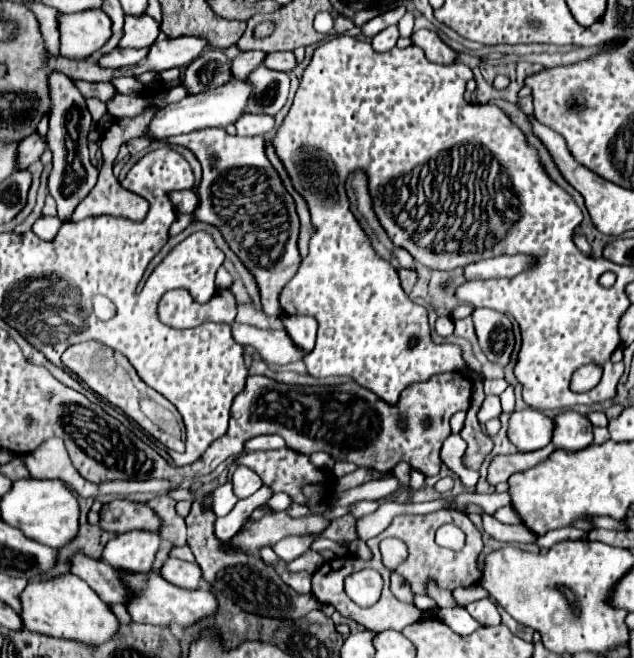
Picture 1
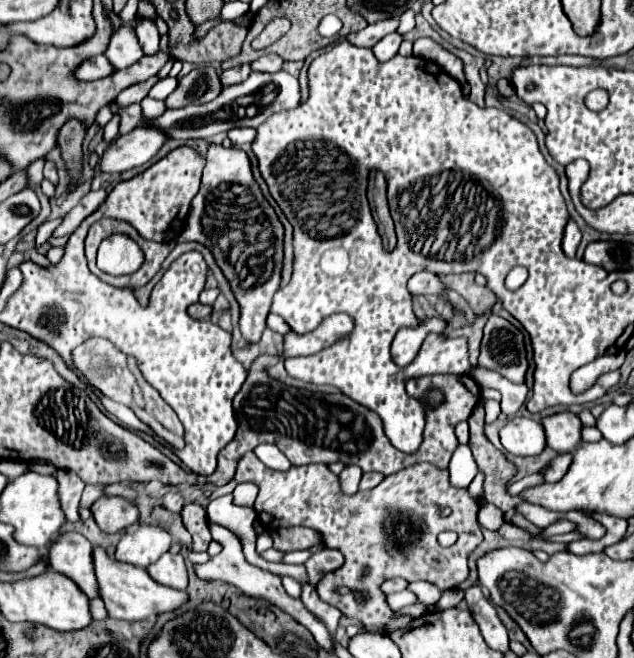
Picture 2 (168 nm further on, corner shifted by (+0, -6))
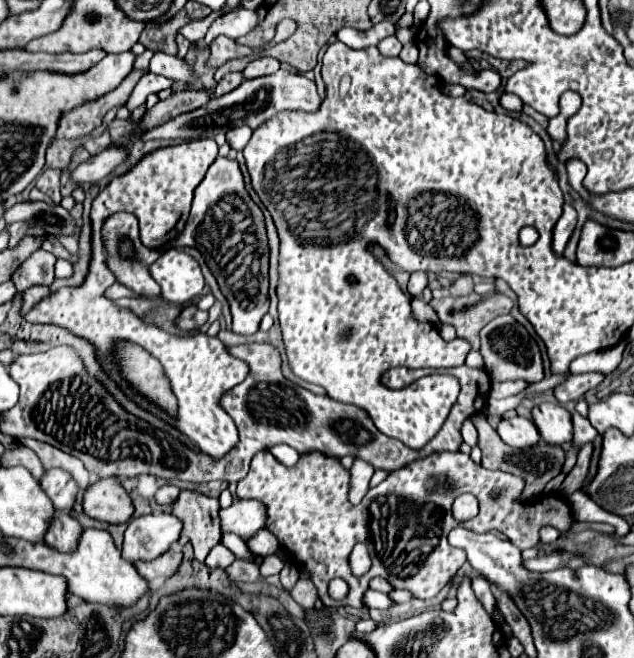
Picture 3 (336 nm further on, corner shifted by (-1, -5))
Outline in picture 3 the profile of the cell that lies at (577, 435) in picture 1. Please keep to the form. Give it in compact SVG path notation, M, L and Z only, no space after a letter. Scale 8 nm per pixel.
M539 403L533 409L533 423L549 445L563 445L573 437L571 413L559 403Z

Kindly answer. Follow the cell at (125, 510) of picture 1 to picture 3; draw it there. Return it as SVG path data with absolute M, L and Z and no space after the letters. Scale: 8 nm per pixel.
M99 479L85 491L83 509L89 517L109 525L127 523L133 515L129 493L115 479Z

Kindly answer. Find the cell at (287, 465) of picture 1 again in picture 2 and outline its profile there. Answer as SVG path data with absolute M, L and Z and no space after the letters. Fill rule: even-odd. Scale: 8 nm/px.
M248 452L248 454L244 454L240 458L234 480L238 484L254 482L260 488L260 494L256 498L254 508L256 508L258 520L262 522L264 528L278 530L280 526L282 528L306 526L306 528L312 528L312 530L322 534L322 544L326 548L338 548L344 554L346 564L342 568L338 568L338 570L328 572L322 578L322 582L318 584L318 594L320 594L320 598L324 602L328 602L330 606L336 606L344 616L360 620L364 627L372 633L375 633L374 630L378 628L385 627L383 633L389 636L394 630L408 626L413 620L410 616L394 618L394 611L388 606L386 596L380 588L380 584L384 580L388 580L388 578L404 578L408 582L426 580L426 582L436 584L440 590L450 590L450 588L454 588L456 584L460 584L460 582L464 582L468 578L468 554L482 542L482 530L478 526L480 502L476 498L472 498L466 488L452 486L450 480L448 480L448 470L442 470L442 468L438 468L434 464L416 464L416 466L404 468L402 472L386 476L372 490L356 492L354 496L346 496L340 490L338 476L332 474L326 464L292 466L288 472L276 472L276 470L270 470L268 466L264 466L254 452ZM444 506L452 508L452 516L440 516ZM442 530L458 532L456 546L442 548L438 544L436 536ZM364 566L370 566L370 574L368 576L362 574ZM336 586L348 586L352 590L352 594L340 596L340 594L334 592ZM356 592L368 594L368 600L366 602L358 602L356 600Z

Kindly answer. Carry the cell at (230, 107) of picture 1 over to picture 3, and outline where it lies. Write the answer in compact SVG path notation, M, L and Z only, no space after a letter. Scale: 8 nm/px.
M113 143L107 149L103 149L99 155L81 163L75 171L71 171L71 179L77 181L79 185L99 183L103 177L107 177L111 171L115 171L121 163L125 163L127 157L129 157L129 149Z

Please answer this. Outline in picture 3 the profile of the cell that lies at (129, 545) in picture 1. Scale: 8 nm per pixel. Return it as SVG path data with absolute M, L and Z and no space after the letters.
M151 513L133 519L125 531L123 559L135 563L159 557L179 539L181 527L181 521L171 513Z

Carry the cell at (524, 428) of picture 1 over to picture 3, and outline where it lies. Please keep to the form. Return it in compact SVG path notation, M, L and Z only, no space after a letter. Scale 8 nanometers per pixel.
M519 415L513 419L503 419L497 427L497 433L509 447L515 447L515 449L529 449L537 445L541 439L539 431L535 429L535 423Z

